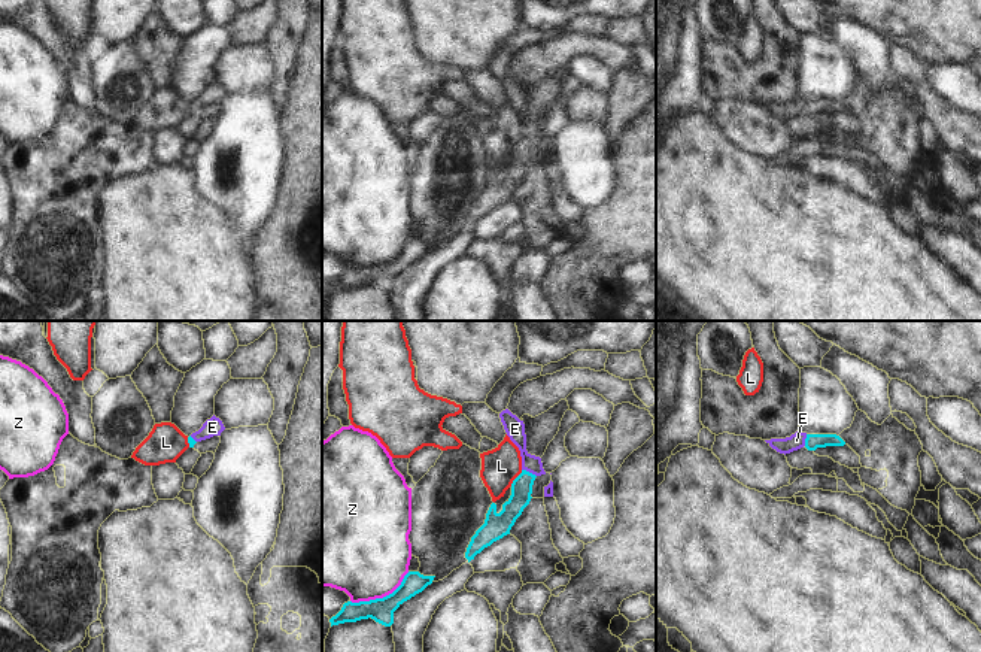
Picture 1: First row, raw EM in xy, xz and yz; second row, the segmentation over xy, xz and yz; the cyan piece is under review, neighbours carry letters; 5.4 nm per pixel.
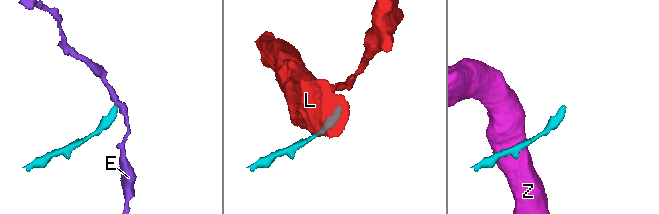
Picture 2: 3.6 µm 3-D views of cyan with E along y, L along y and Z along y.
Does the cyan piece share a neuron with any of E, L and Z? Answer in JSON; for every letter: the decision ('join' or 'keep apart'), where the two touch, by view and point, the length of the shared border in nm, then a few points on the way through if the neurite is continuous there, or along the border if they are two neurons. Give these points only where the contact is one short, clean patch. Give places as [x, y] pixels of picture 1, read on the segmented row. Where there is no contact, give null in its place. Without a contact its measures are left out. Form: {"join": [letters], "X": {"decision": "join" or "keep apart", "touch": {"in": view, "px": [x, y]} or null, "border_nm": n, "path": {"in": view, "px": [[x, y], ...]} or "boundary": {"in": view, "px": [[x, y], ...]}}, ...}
{"join": [], "E": {"decision": "keep apart", "touch": {"in": "xz", "px": [528, 472]}, "border_nm": 90, "boundary": {"in": "xz", "px": [[522, 469], [535, 476]]}}, "L": {"decision": "keep apart", "touch": {"in": "xz", "px": [516, 478]}, "border_nm": 110, "boundary": {"in": "xz", "px": [[522, 470], [510, 485]]}}, "Z": {"decision": "keep apart", "touch": {"in": "xz", "px": [380, 599]}, "border_nm": 360}}

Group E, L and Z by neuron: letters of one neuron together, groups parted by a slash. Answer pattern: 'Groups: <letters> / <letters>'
Groups: E / L / Z

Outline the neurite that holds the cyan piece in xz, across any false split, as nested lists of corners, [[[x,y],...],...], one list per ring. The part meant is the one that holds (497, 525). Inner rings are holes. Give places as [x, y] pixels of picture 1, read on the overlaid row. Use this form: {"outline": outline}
{"outline": [[[522,470],[522,473],[511,483],[511,495],[502,504],[502,510],[498,513],[496,504],[490,504],[485,524],[476,531],[467,548],[465,558],[468,562],[485,548],[510,534],[516,519],[522,515],[523,509],[532,498],[531,494],[535,477],[535,474]]]}

